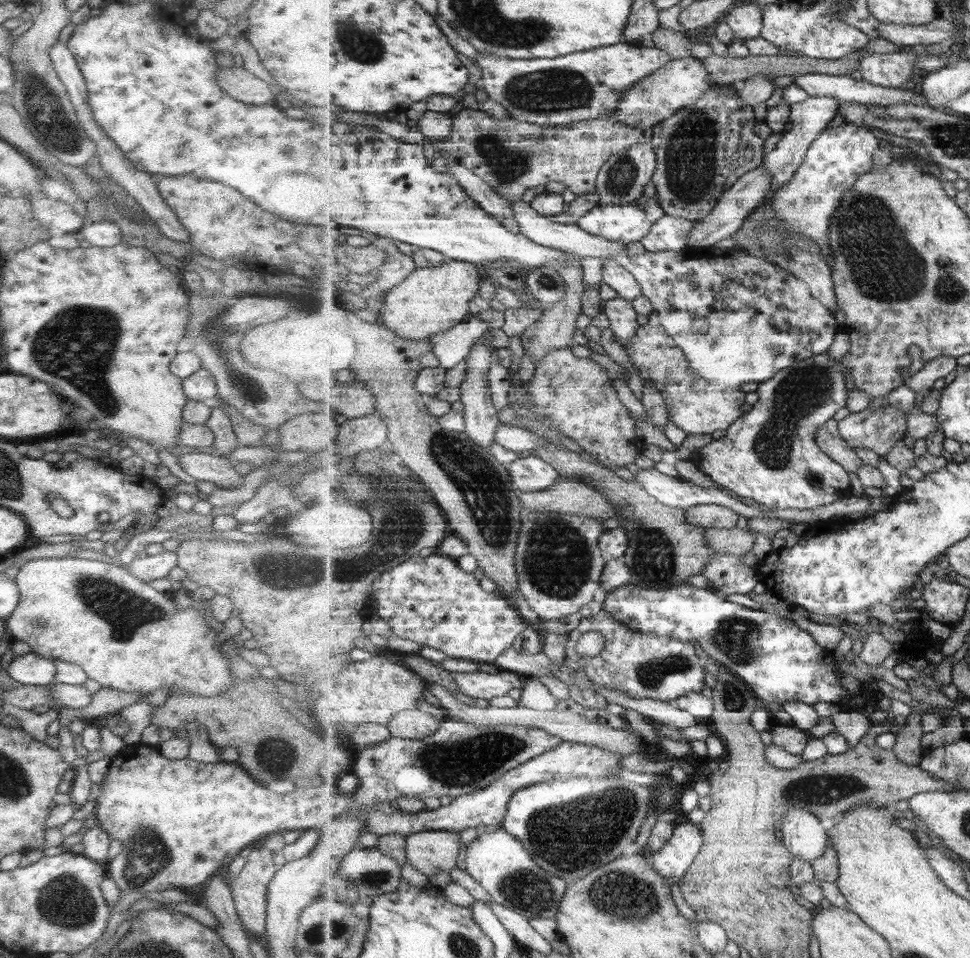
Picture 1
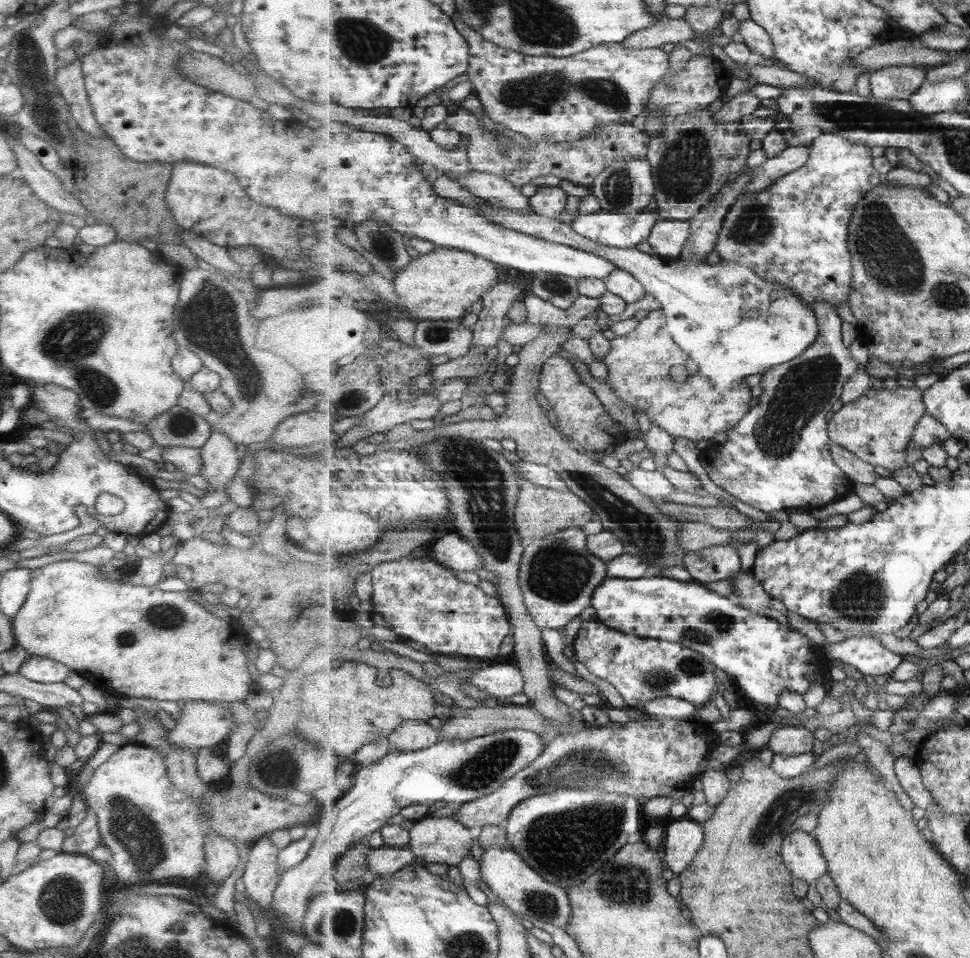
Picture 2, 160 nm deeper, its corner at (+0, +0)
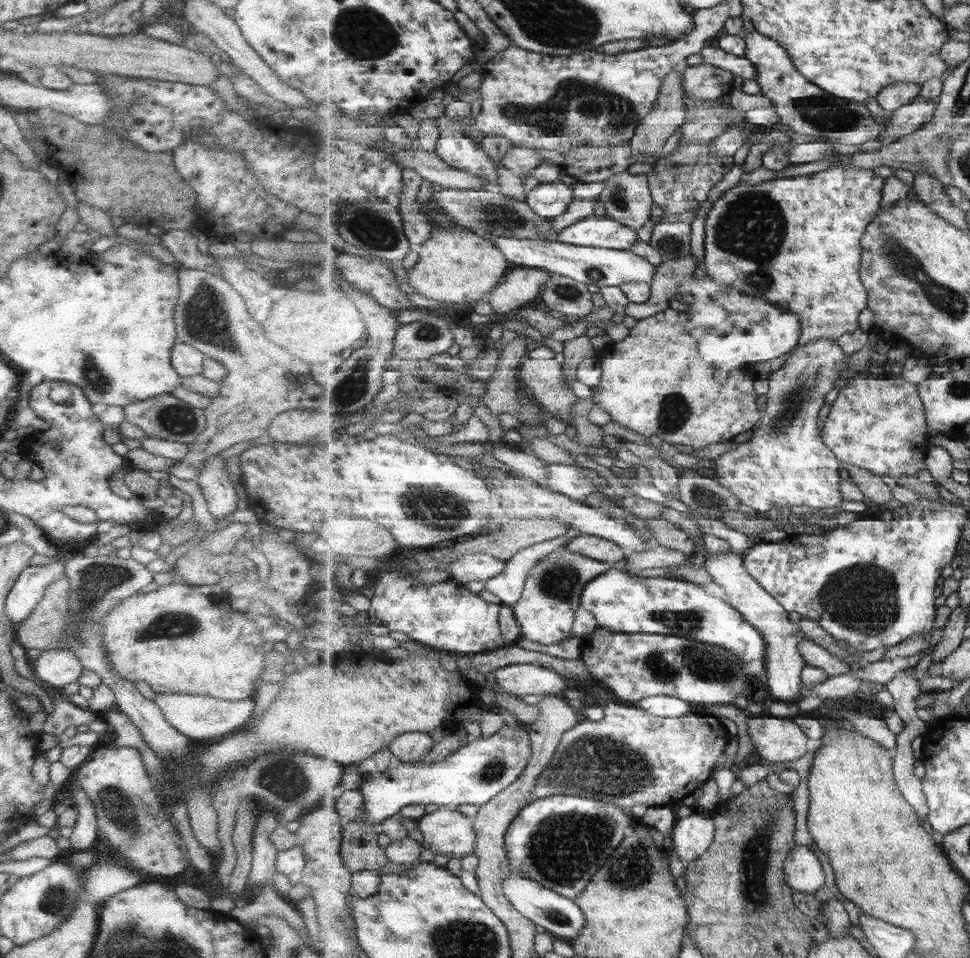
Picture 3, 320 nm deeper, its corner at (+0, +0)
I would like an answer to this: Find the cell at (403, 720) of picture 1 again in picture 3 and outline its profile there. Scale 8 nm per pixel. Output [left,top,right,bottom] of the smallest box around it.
[389,732,435,763]

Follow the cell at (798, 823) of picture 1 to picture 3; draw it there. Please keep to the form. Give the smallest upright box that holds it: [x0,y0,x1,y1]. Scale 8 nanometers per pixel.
[784,846,825,895]

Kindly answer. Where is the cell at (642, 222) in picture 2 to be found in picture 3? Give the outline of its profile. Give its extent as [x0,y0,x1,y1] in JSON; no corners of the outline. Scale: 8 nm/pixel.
[558,215,637,252]

